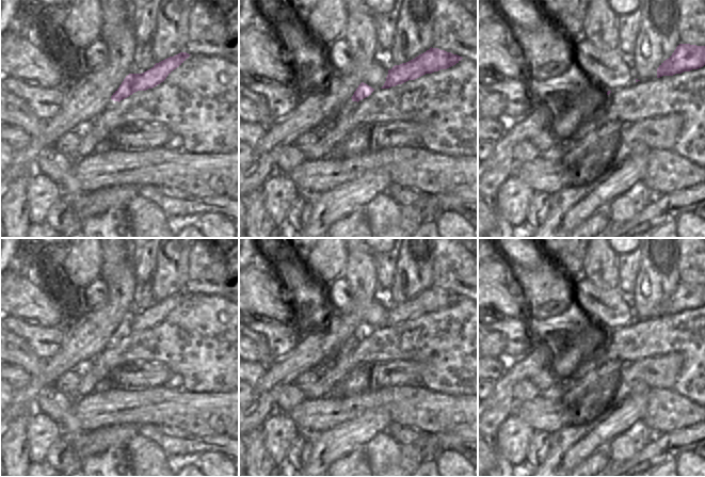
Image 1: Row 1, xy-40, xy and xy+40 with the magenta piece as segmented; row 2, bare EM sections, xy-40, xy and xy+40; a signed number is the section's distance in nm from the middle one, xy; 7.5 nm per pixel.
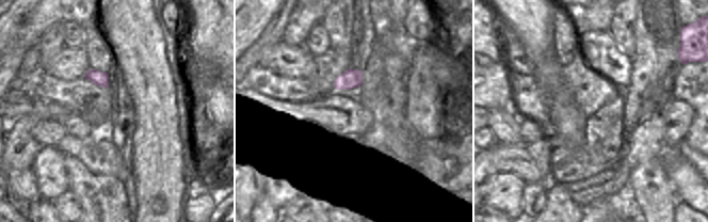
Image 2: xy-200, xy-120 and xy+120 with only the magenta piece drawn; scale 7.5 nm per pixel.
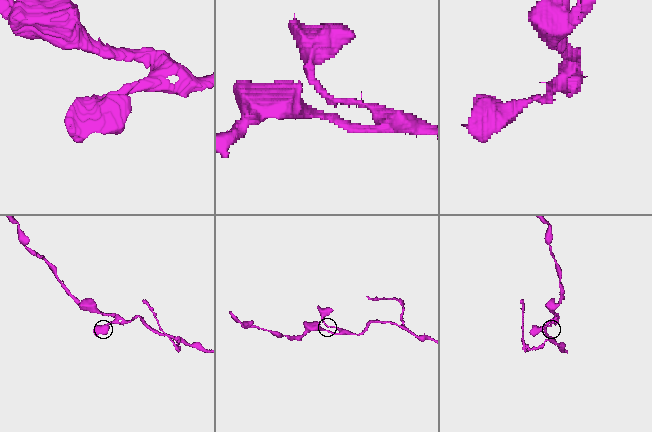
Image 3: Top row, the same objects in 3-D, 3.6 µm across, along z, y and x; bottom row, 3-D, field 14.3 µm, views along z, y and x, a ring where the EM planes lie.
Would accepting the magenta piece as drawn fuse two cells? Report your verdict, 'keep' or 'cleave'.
keep

